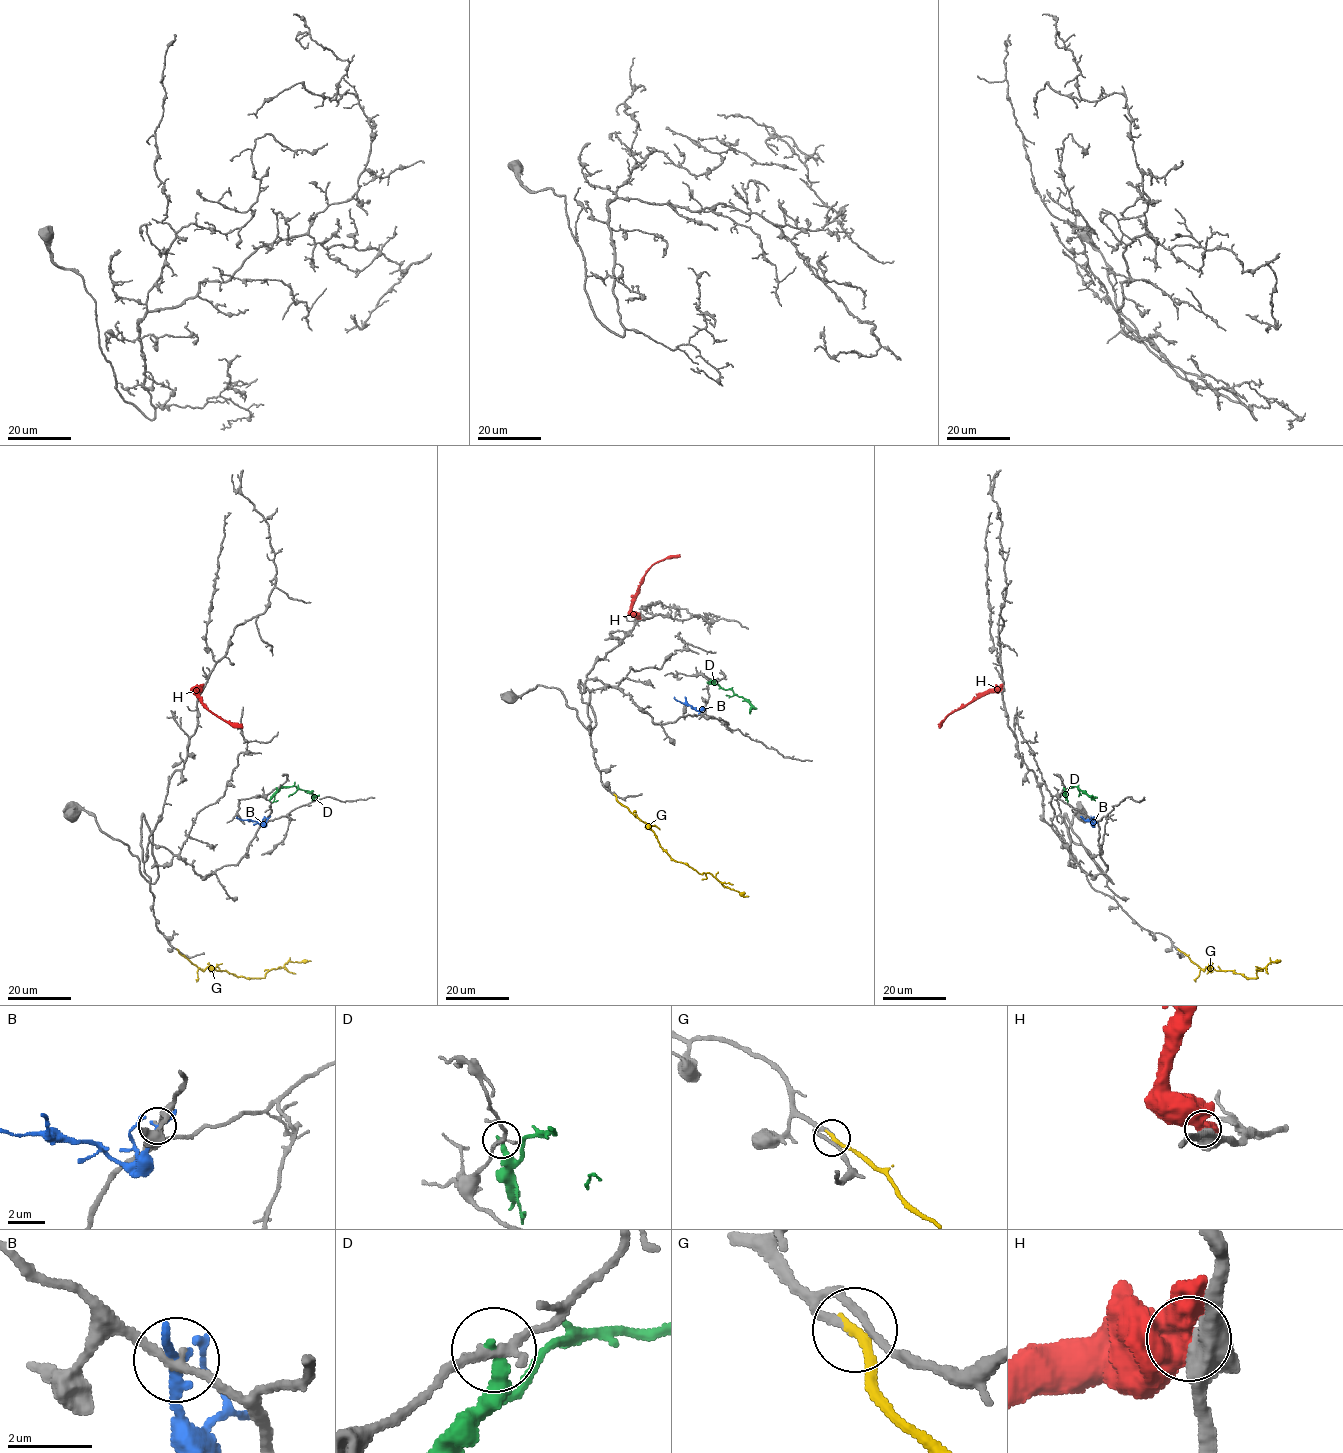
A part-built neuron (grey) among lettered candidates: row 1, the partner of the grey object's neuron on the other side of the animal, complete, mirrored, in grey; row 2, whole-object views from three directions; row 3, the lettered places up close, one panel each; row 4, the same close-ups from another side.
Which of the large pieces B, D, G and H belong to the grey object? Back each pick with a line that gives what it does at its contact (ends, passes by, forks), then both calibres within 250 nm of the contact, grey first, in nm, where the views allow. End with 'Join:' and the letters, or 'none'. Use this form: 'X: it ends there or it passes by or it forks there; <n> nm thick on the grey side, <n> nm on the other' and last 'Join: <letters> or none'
G: it ends there; 170 nm thick on the grey side, 240 nm on the other
Join: G

